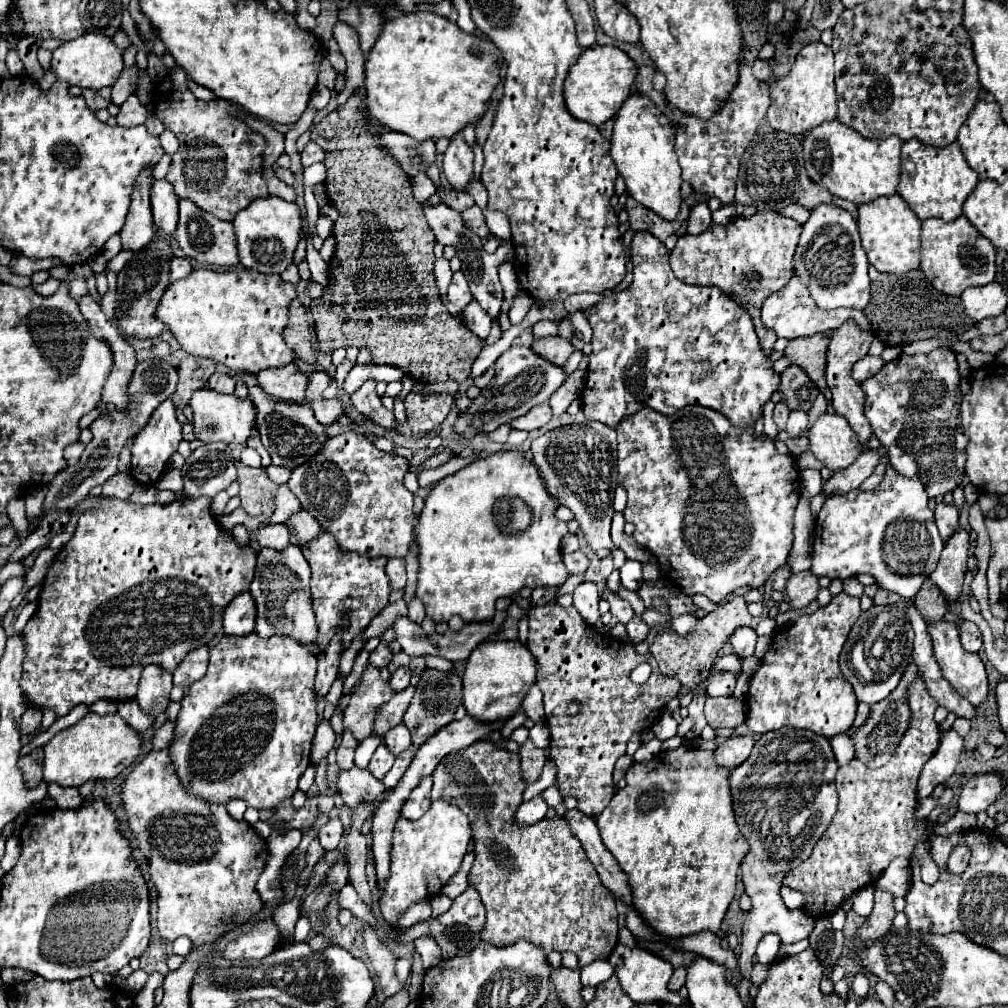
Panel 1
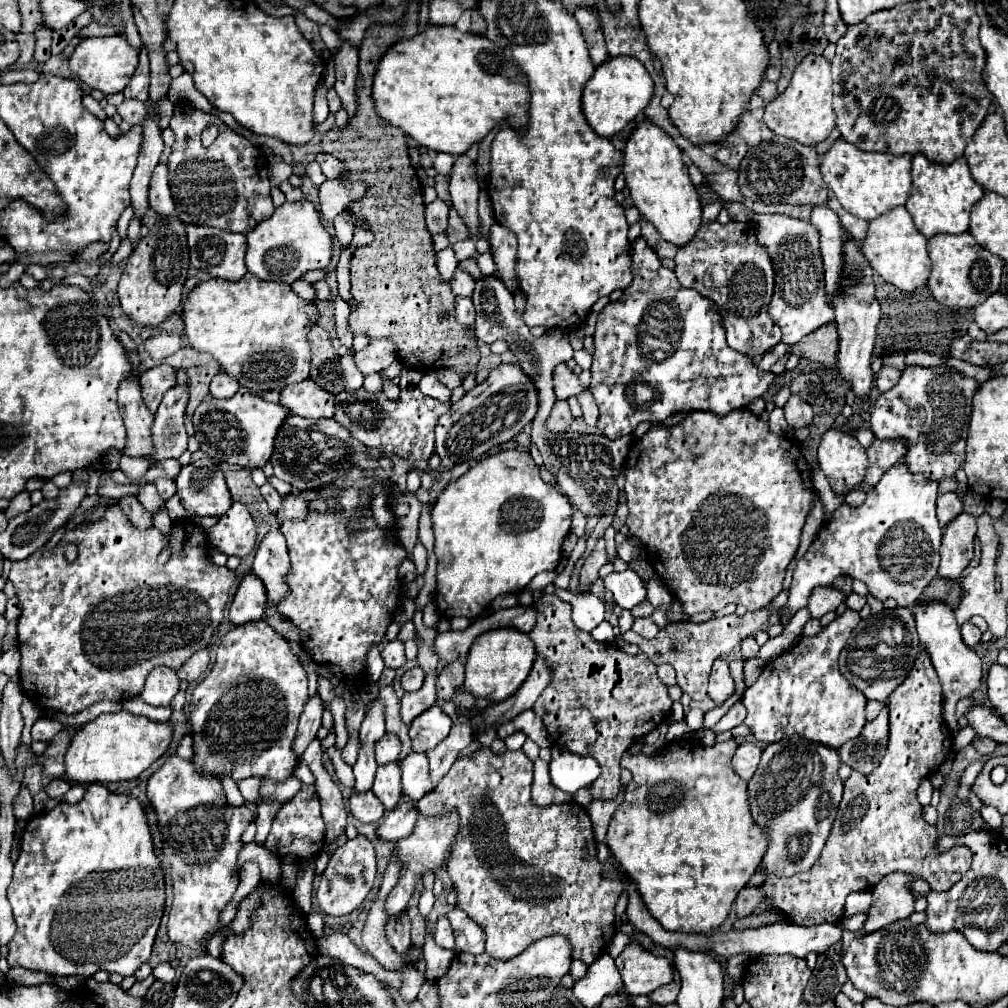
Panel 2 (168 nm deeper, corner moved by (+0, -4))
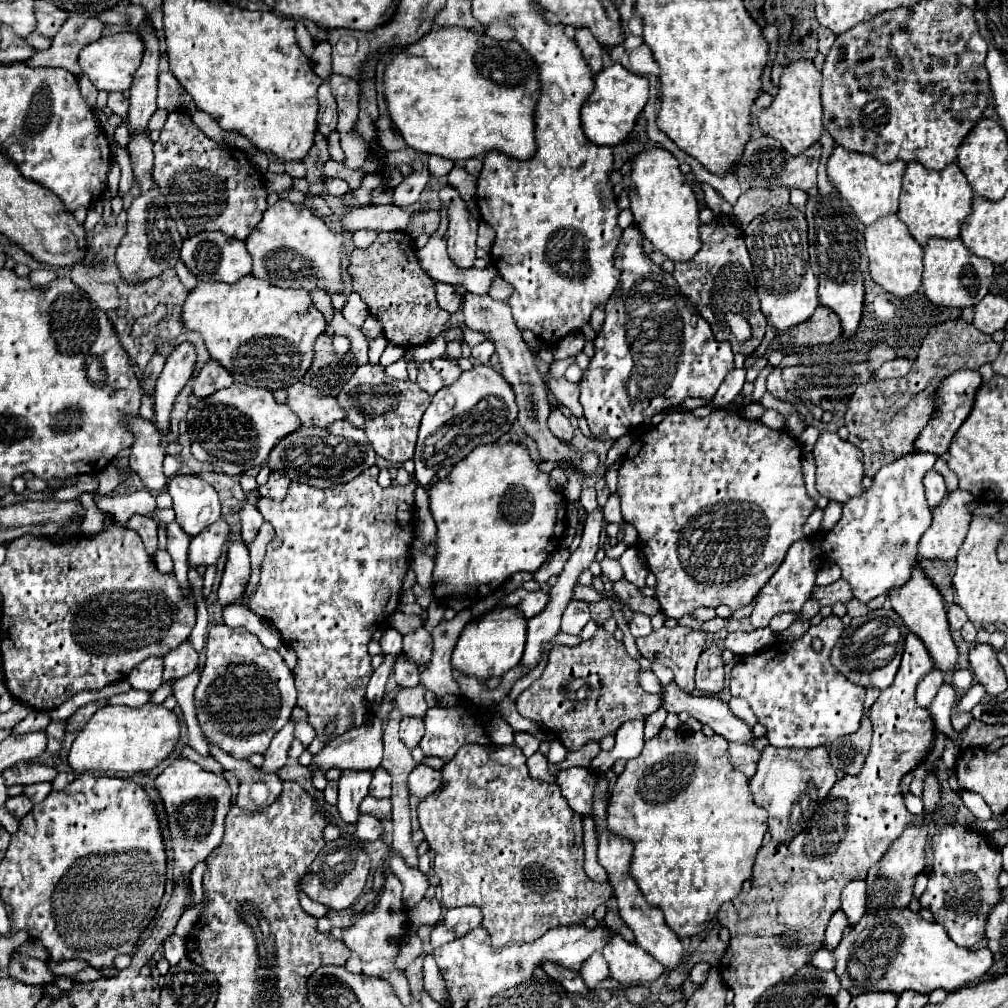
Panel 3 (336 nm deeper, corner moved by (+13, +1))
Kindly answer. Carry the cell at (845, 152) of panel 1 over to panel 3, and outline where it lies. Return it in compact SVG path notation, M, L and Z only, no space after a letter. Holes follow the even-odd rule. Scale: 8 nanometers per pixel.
M835 147L833 155L827 161L827 175L839 189L841 197L853 207L853 211L861 219L861 223L871 225L885 215L897 213L901 179L903 179L905 167L907 167L905 161L893 161L893 163L883 165L877 159L871 159L869 155L851 153L851 151L845 151L843 147Z

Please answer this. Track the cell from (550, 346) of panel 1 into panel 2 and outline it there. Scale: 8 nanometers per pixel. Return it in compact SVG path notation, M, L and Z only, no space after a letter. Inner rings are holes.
M562 362L558 364L558 368L554 368L554 392L558 400L566 400L570 396L576 396L584 390L584 386L580 384L578 376Z

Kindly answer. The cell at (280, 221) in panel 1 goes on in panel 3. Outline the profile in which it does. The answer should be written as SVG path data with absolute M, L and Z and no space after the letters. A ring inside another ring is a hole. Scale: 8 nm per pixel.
M279 199L267 207L257 231L249 235L247 251L253 257L253 275L283 289L321 289L325 293L343 293L341 257L345 237L331 231L325 221L299 203Z

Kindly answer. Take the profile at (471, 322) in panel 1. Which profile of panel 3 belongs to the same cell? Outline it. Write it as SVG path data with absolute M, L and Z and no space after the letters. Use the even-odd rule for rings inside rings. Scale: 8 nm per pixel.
M435 281L433 285L435 285L435 291L437 291L439 307L449 311L449 313L455 313L461 307L461 301L459 301L459 295L455 293L455 289L447 283L441 283L441 281Z

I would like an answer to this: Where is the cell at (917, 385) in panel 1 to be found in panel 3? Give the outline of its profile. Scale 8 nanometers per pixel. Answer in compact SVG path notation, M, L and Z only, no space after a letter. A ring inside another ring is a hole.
M957 371L955 375L949 375L945 377L945 381L941 383L939 391L937 391L937 411L935 415L931 417L929 425L921 431L921 435L917 437L917 449L919 451L929 451L929 453L935 453L935 455L943 455L947 449L949 449L949 443L953 439L953 435L957 433L957 429L963 425L963 421L969 417L969 411L973 409L973 399L975 399L975 393L977 393L977 387L981 387L983 379L977 371Z

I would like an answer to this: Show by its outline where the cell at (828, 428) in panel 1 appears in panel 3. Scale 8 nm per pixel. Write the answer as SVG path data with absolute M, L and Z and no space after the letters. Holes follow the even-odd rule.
M825 431L817 439L813 455L815 455L815 463L817 463L817 491L821 495L825 495L837 503L847 503L849 499L861 495L861 491L863 491L861 481L865 475L863 473L863 455L853 443L843 441L837 433Z

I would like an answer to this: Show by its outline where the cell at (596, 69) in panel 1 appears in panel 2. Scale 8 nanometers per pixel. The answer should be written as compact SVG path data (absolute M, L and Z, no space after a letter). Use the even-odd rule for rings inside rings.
M614 56L608 58L604 64L596 66L594 74L586 82L582 92L582 112L586 122L598 136L610 138L646 108L652 98L652 92L654 82L640 60L632 56Z

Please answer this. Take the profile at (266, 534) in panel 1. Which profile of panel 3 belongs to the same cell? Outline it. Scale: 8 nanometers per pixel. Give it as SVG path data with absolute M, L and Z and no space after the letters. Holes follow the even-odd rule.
M219 519L217 523L205 527L197 537L191 539L187 555L189 567L215 565L227 537L229 537L229 525L225 523L225 519Z

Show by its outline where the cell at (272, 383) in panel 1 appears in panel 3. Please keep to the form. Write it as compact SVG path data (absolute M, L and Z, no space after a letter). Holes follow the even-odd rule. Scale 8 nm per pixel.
M295 383L287 391L287 407L301 417L301 423L305 427L329 427L331 423L347 417L335 397L321 395L313 387Z

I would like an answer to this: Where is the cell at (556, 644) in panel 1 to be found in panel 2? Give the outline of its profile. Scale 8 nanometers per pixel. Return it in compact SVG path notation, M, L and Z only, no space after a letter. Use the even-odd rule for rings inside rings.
M544 594L538 602L532 606L538 610L536 626L528 634L530 640L536 646L536 654L542 656L548 662L548 668L552 672L550 684L542 690L542 696L538 696L534 704L534 712L544 720L550 744L558 750L568 750L578 756L592 756L598 766L602 768L602 774L588 786L592 800L614 800L620 790L620 760L642 736L656 730L658 724L662 724L668 716L668 710L672 708L672 700L668 696L668 686L658 678L654 662L648 660L646 654L630 656L622 648L614 644L596 642L588 632L578 632L570 618L570 604L562 602L554 594Z

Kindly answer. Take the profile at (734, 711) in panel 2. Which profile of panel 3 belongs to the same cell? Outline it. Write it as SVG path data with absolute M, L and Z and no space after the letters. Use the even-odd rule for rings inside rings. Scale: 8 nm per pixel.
M733 697L733 699L729 701L729 709L731 709L737 717L741 717L745 723L755 725L757 719L755 719L755 715L753 715L749 703L745 703L745 699L741 699L741 697Z

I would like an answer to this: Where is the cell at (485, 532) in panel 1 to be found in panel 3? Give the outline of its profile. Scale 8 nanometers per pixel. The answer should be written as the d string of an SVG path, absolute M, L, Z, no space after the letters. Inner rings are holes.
M491 443L475 447L445 479L431 487L429 503L437 523L433 593L439 601L449 599L453 593L479 599L503 585L517 571L535 573L559 547L565 531L565 495L549 485L549 473L541 473L527 447L519 443Z

